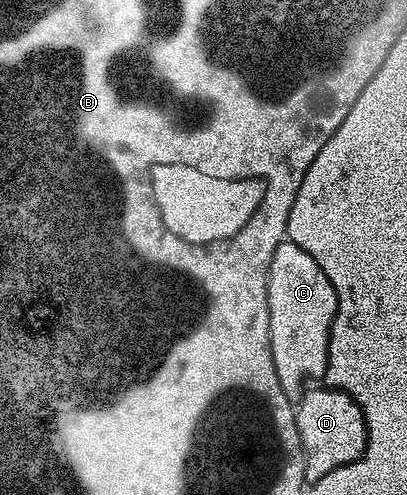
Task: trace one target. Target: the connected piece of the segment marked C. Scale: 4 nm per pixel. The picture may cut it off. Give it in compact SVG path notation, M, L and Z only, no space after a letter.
M284 239L273 251L273 259L269 263L267 276L267 339L269 351L273 355L273 367L277 371L277 379L281 383L281 391L293 403L298 403L309 383L314 377L322 378L327 371L327 356L329 355L329 335L333 327L333 319L337 315L337 291L333 283L329 283L329 275L317 267L317 259L309 255L309 251L301 251L297 243Z

